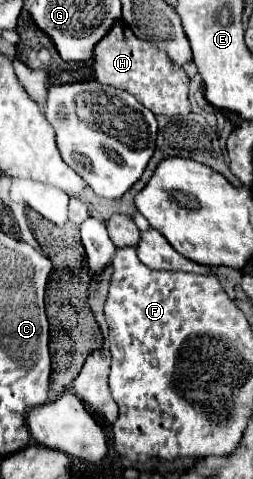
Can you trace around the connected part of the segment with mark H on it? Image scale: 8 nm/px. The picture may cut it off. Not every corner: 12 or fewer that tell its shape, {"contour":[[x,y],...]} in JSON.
{"contour":[[114,23],[94,73],[154,115],[188,115],[188,77]]}

